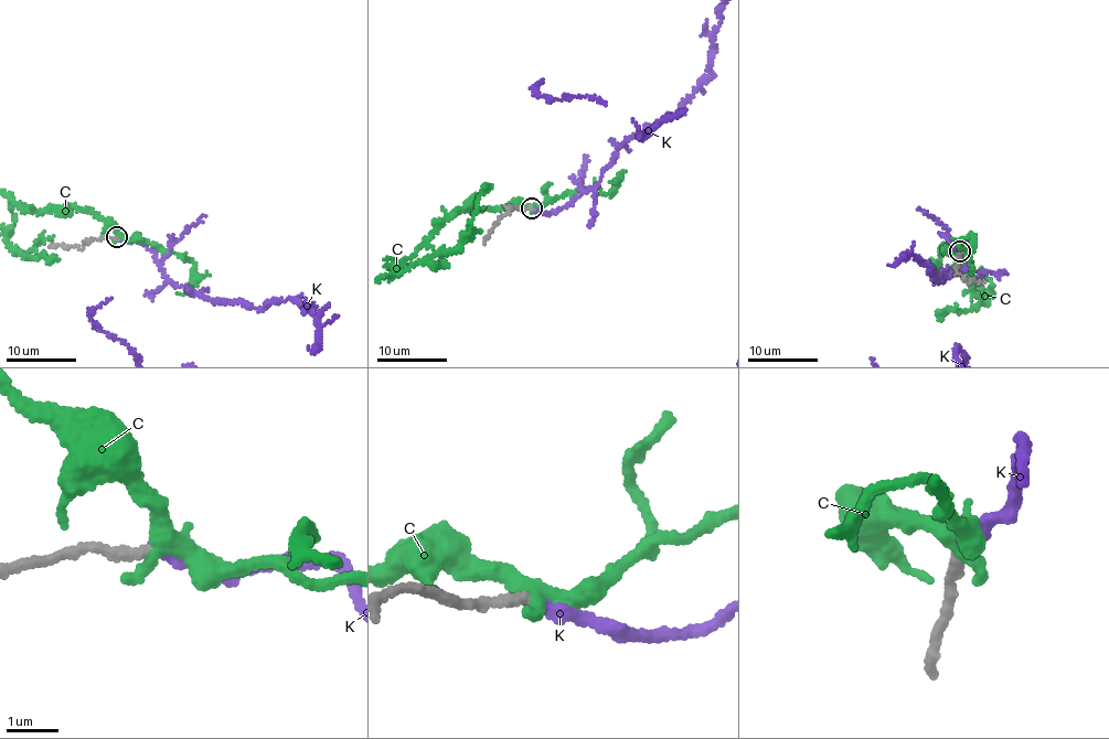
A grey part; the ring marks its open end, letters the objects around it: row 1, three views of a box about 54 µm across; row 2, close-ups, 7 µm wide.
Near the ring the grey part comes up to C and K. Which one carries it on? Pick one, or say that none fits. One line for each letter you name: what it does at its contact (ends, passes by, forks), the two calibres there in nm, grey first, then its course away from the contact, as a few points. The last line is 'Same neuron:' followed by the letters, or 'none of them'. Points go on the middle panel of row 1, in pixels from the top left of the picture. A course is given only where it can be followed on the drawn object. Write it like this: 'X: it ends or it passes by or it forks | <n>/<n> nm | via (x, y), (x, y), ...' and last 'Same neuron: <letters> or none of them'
K: it ends | 200/240 nm
Same neuron: K

